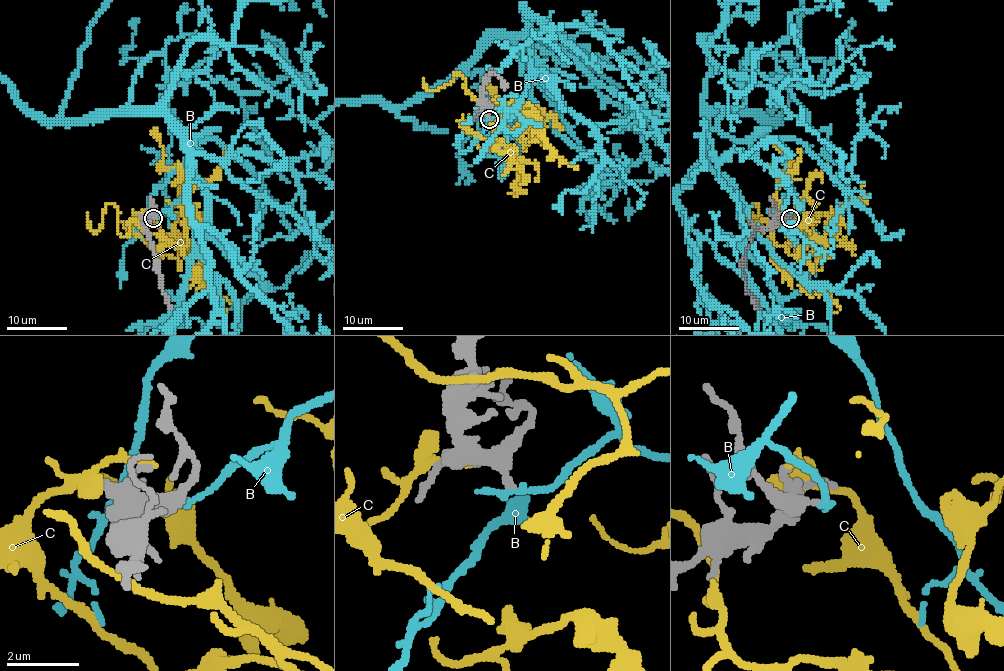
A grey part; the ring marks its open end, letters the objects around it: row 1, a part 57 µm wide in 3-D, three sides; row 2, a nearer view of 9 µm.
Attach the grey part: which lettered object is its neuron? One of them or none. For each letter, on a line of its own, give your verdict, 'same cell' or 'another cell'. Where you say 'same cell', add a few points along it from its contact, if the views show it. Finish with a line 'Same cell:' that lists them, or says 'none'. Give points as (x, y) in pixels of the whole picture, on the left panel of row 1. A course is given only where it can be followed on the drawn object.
B: another cell
C: another cell
Same cell: none

